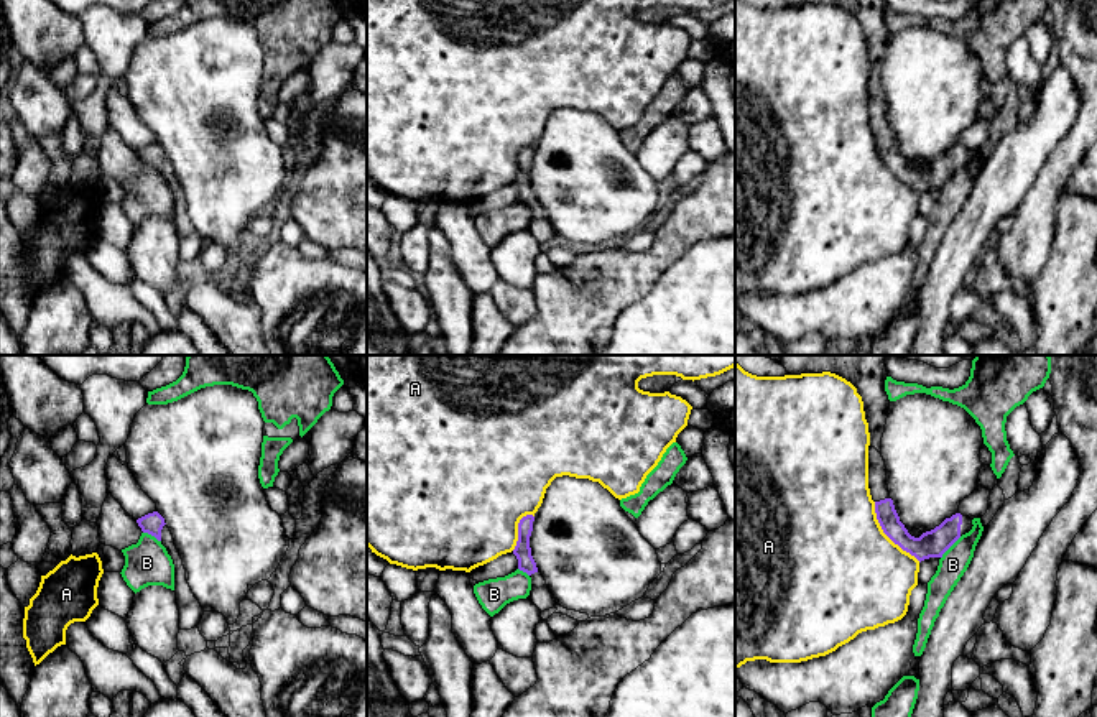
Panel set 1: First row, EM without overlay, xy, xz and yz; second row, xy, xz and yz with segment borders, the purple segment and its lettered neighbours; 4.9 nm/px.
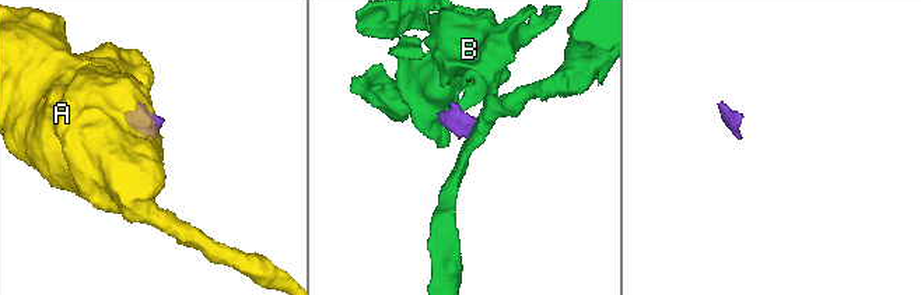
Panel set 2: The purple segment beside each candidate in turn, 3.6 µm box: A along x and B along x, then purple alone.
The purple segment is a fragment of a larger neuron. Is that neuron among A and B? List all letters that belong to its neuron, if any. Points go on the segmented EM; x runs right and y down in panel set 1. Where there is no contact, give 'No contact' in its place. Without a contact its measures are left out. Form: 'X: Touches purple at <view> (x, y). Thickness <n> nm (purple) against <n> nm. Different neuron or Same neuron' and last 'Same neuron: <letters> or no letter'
A: Touches purple at yz (887, 535). Thickness 140 nm (purple) against 500 nm. Different neuron
B: Touches purple at yz (949, 546). Thickness 140 nm (purple) against 140 nm. Different neuron
Same neuron: no letter

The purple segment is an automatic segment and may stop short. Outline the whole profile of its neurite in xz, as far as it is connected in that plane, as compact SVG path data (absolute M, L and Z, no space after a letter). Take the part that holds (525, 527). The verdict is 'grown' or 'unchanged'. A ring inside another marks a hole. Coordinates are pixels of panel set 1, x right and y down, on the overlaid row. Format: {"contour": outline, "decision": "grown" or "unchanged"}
{"contour": "M526 515L518 523L518 541L513 554L518 559L518 569L531 577L531 590L528 599L541 610L556 607L556 599L546 585L543 574L538 571L536 562L531 556L530 536L533 531L533 515Z", "decision": "grown"}

